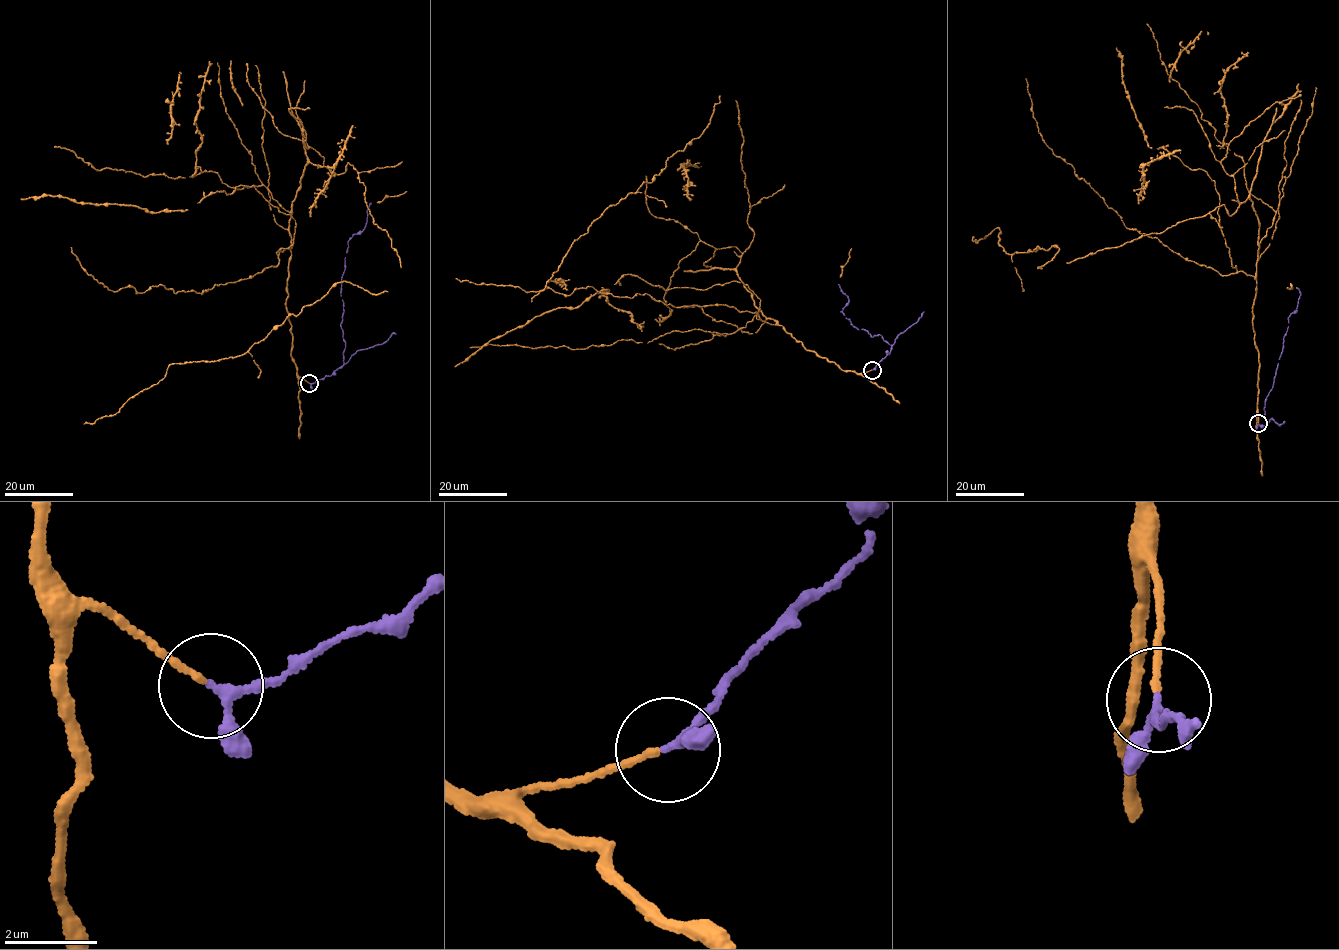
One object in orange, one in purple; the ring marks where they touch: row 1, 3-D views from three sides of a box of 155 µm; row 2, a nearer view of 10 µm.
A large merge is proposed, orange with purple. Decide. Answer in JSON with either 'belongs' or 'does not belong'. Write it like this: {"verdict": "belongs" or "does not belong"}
{"verdict": "belongs"}

